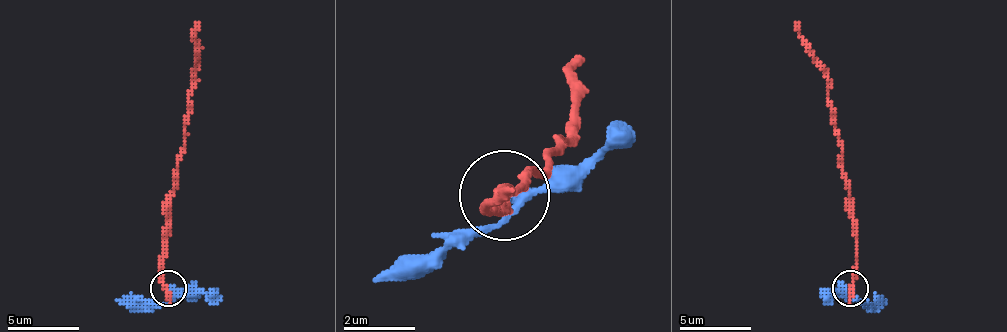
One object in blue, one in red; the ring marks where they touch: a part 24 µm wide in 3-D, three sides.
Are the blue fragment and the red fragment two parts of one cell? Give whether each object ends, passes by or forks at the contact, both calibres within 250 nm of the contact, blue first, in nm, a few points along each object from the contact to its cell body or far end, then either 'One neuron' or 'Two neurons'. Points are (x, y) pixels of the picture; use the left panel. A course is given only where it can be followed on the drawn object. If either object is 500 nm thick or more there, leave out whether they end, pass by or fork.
At the ring blue passes by. At the ring red ends. Thickness 220 nm (blue) against 280 nm. Course of blue: (167, 289), (174, 293), (163, 303), (116, 300). Course of red: (167, 289), (163, 271), (167, 199), (185, 145), (199, 23). Two neurons

